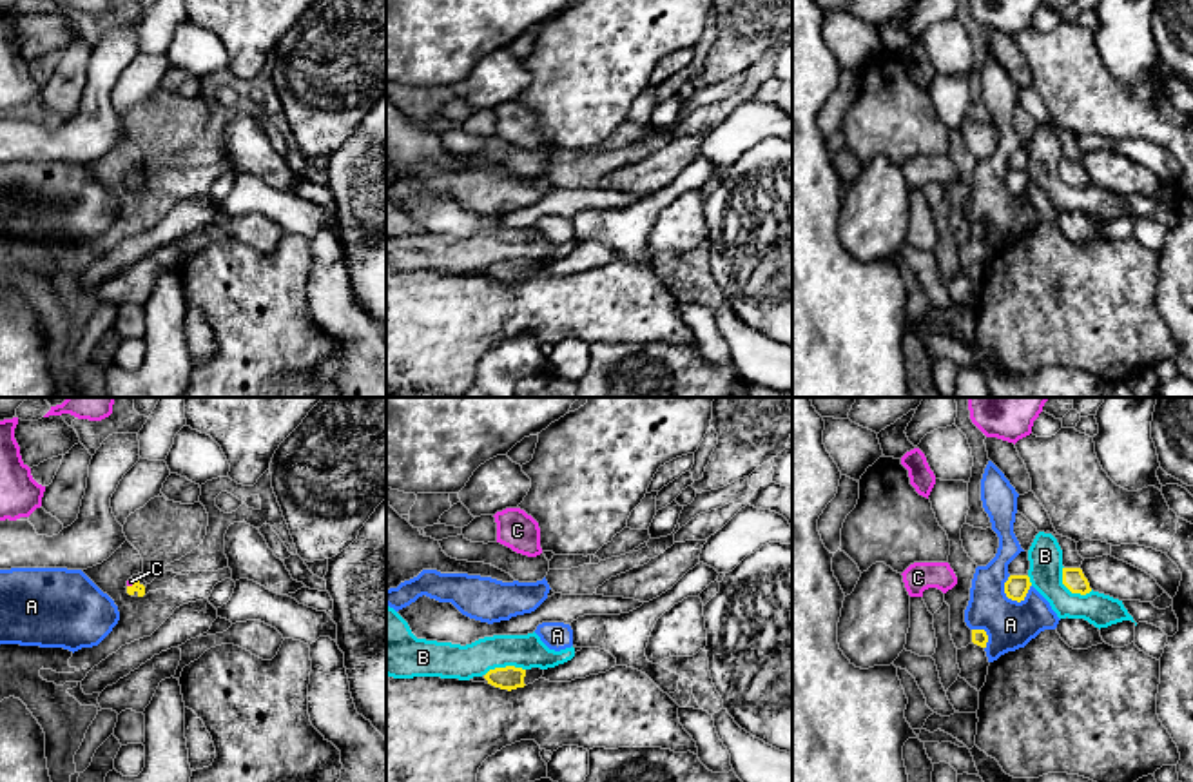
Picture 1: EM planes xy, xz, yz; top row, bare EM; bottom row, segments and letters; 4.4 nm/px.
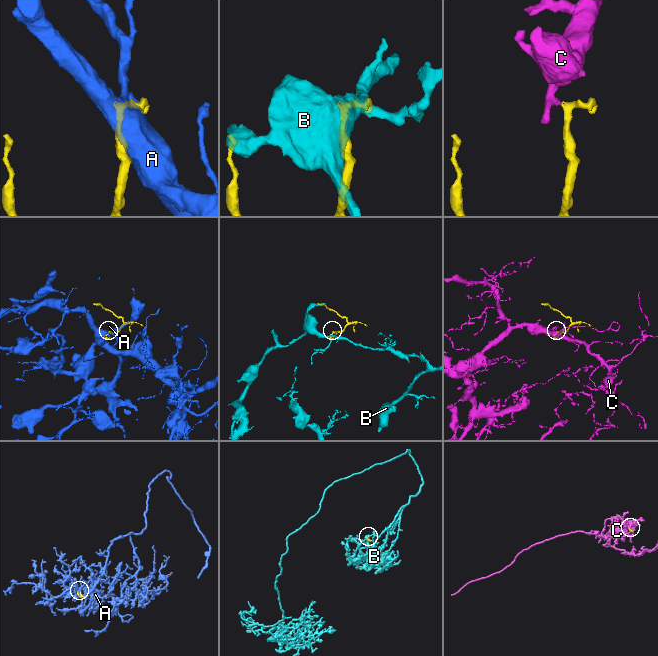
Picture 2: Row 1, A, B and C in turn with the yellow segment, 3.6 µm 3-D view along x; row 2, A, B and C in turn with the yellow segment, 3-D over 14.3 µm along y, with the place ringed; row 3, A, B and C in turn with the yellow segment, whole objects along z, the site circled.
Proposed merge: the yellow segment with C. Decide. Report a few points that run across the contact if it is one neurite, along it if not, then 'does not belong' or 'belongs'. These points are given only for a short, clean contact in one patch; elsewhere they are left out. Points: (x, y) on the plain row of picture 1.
line xy (136, 180), (133, 178), (131, 175); belongs

